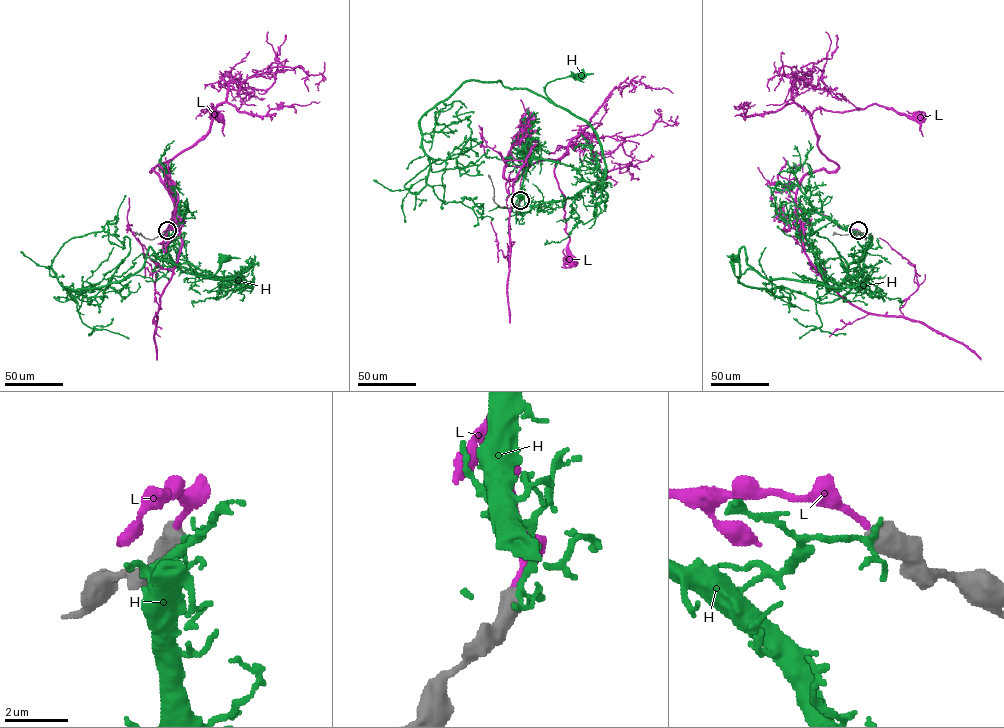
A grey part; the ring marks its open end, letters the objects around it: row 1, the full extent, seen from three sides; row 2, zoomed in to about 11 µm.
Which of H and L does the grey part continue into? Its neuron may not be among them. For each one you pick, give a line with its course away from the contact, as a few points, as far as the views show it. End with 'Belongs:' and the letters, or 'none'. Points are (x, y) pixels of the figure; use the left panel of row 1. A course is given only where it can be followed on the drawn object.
L: it runs (167, 230), (173, 201), (150, 171), (206, 134), (215, 114), (202, 109), (211, 104), (218, 116)
Belongs: L

